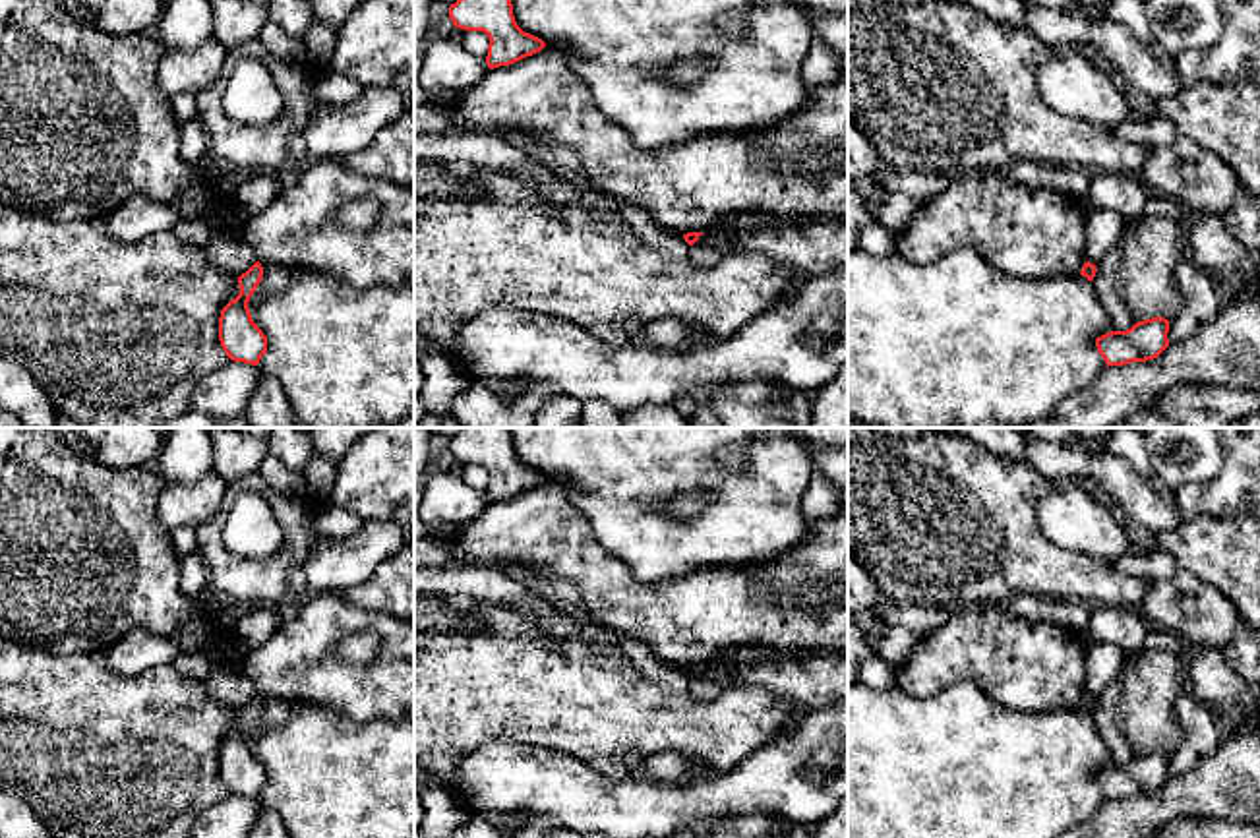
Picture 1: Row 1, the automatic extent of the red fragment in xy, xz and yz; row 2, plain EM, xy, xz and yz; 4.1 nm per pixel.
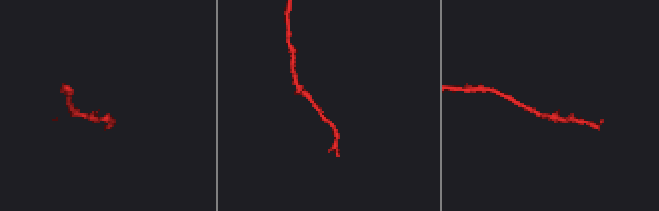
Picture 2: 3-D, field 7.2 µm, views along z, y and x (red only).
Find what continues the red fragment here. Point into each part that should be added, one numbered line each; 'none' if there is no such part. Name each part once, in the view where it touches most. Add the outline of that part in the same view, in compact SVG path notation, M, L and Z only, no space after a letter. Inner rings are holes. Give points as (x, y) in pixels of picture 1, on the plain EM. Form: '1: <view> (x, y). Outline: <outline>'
none

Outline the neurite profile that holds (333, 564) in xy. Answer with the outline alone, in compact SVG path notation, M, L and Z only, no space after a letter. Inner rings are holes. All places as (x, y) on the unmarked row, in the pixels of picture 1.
M366 521L348 538L321 538L302 563L310 594L345 592L366 583L405 542L406 530L391 521Z

